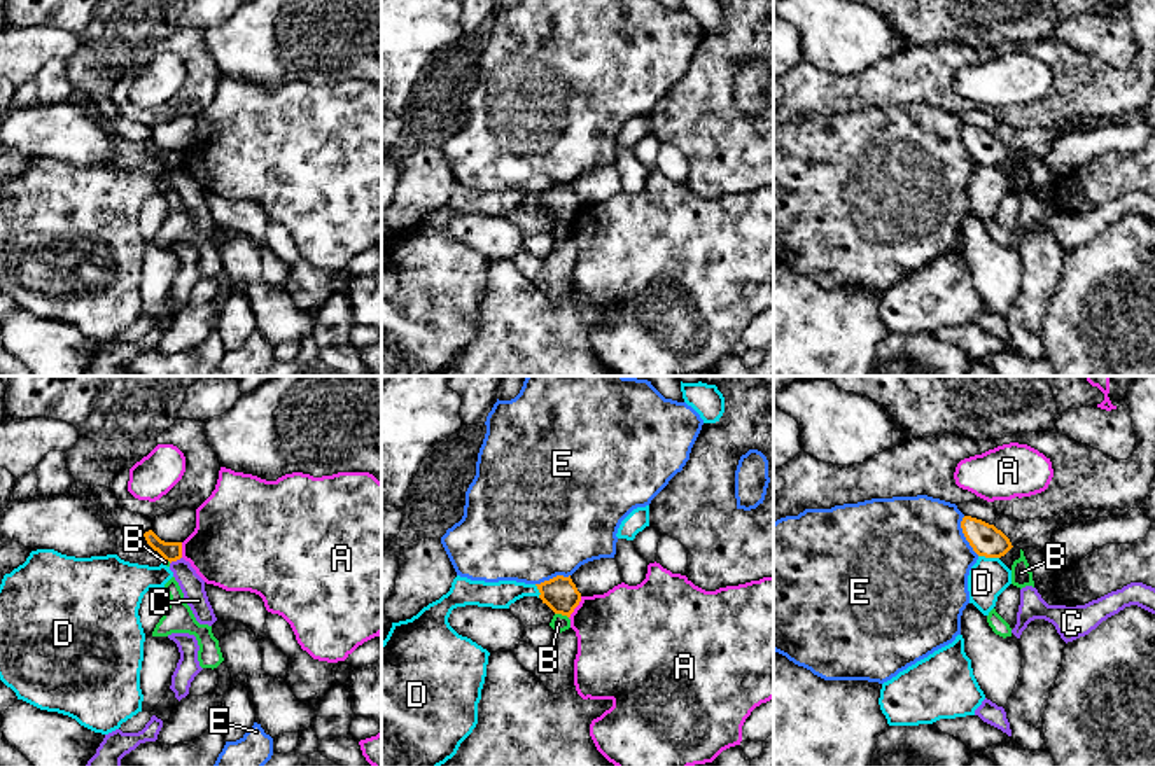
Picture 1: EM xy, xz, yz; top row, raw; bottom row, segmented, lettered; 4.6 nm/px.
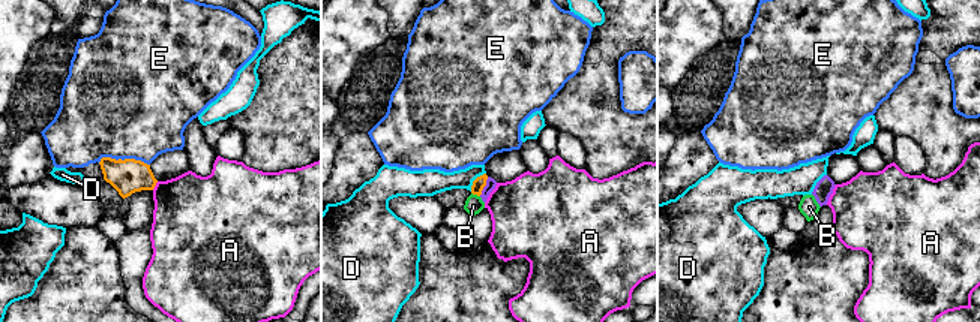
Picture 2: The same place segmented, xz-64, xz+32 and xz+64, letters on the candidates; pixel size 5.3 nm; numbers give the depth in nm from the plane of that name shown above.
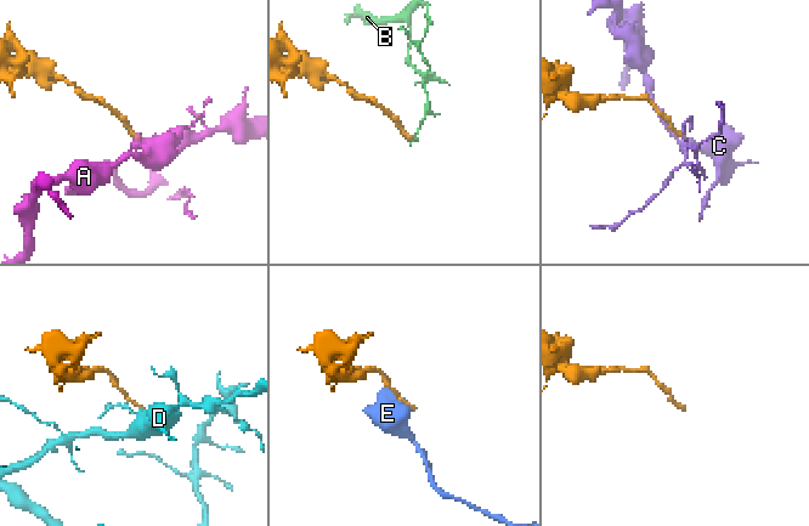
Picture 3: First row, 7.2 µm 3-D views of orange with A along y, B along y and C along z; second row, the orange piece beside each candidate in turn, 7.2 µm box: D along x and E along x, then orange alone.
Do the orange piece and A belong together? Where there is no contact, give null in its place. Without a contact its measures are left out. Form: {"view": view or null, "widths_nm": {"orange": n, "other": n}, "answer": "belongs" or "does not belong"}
{"view": "xz", "widths_nm": {"orange": 160, "other": 420}, "answer": "does not belong"}

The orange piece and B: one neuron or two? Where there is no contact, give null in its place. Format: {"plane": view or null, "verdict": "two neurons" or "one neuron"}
{"plane": "xz", "verdict": "two neurons"}

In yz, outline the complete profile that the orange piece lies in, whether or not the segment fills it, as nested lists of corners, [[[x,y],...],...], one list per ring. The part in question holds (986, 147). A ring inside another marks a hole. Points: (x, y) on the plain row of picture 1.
[[[964,124],[961,136],[978,164],[1001,166],[1013,156],[1010,147],[1001,138],[982,128]]]

